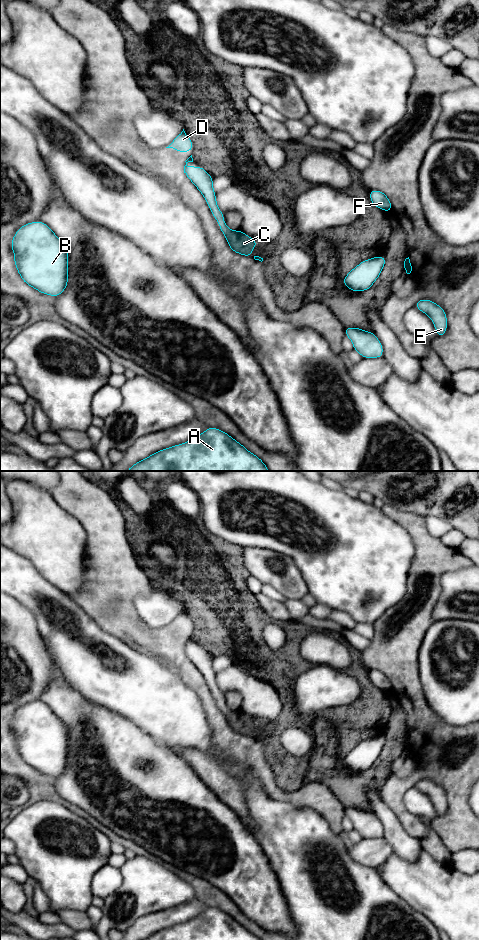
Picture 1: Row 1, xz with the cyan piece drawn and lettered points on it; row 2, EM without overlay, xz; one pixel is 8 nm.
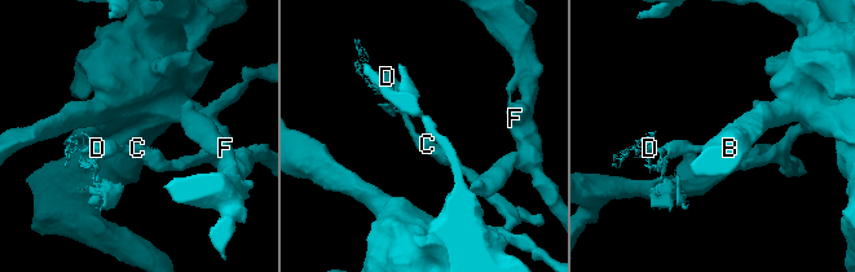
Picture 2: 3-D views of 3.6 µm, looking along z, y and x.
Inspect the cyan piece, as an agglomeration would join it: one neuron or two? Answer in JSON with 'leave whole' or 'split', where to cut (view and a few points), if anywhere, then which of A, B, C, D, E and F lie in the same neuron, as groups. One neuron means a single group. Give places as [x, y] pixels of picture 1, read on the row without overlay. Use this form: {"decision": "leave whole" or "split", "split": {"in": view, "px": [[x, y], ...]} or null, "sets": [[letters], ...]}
{"decision": "split", "split": {"in": "xz", "px": [[223, 700], [219, 703]]}, "sets": [["A", "B", "C", "E", "F"], ["D"]]}

